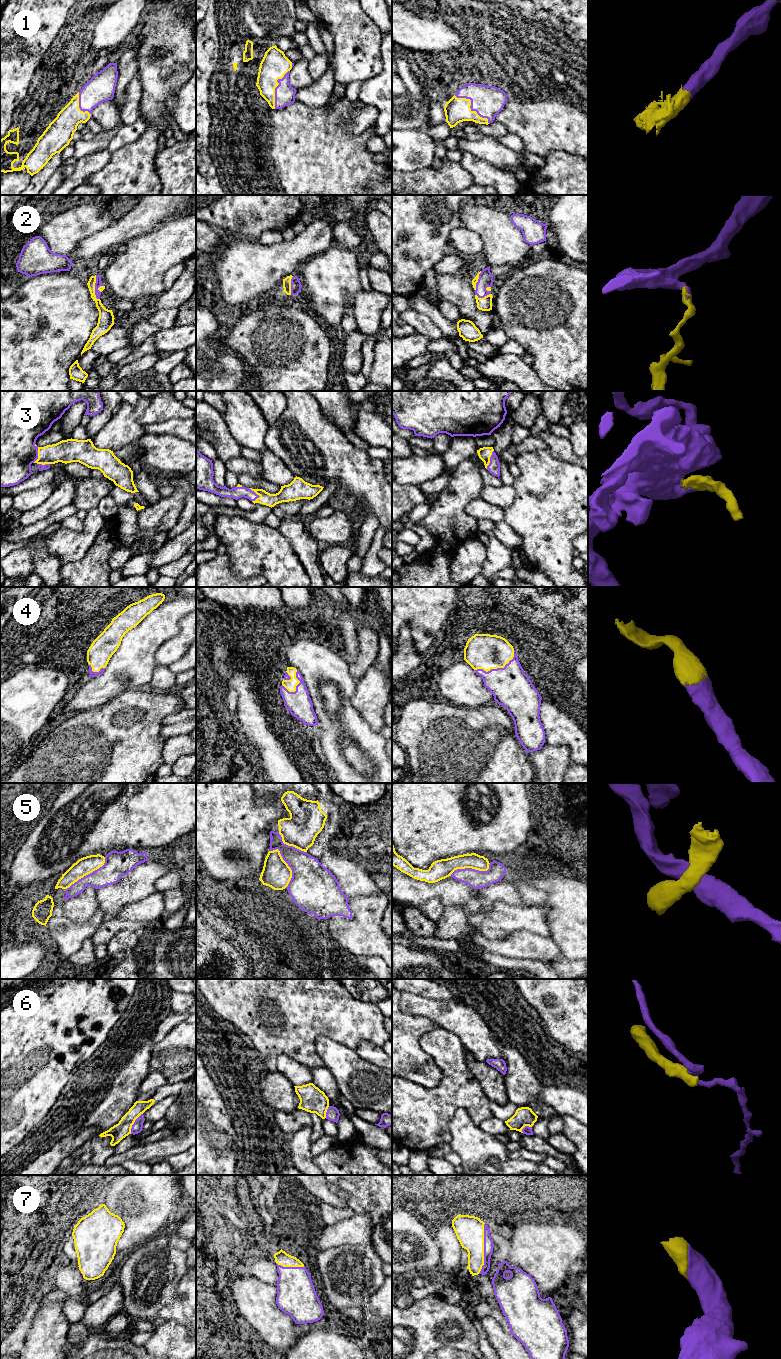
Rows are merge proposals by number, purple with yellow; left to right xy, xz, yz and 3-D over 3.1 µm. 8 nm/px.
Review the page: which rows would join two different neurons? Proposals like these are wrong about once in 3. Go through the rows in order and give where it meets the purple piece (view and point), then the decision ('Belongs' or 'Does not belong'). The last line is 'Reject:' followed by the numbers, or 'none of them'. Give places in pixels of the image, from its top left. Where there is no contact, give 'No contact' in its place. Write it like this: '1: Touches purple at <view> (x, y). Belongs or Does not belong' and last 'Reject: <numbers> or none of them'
1: Touches purple at yz (470, 107). Belongs
2: Touches purple at xy (95, 288). Belongs
3: Touches purple at xy (37, 453). Belongs
4: Touches purple at yz (497, 668). Belongs
5: Touches purple at xy (88, 874). Does not belong
6: Touches purple at xy (134, 1123). Does not belong
7: Touches purple at yz (484, 1248). Belongs
Reject: 5, 6

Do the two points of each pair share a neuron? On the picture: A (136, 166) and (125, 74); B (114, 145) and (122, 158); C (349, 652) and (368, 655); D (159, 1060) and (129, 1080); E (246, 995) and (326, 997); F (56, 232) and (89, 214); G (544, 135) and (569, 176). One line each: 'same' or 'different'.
A: different
B: different
C: different
D: different
E: same
F: same
G: different

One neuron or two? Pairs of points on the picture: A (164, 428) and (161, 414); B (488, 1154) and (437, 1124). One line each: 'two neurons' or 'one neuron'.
A: two neurons
B: two neurons

